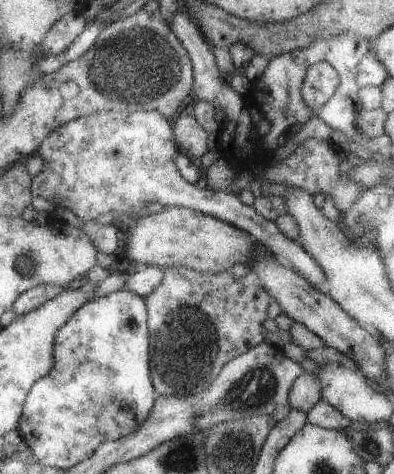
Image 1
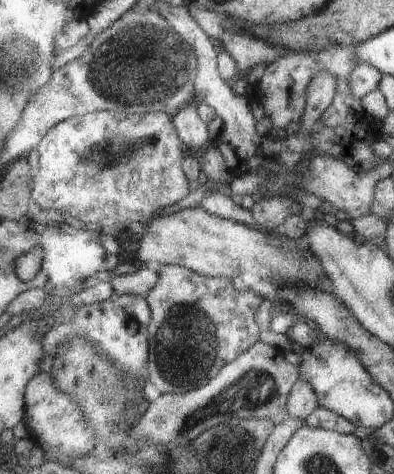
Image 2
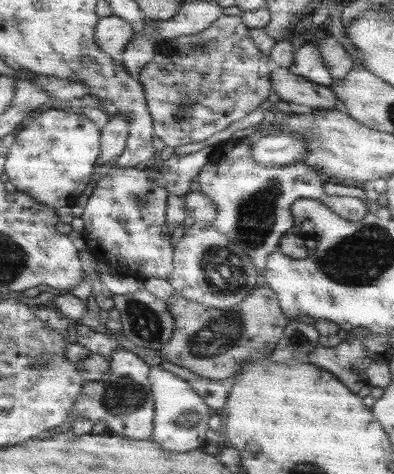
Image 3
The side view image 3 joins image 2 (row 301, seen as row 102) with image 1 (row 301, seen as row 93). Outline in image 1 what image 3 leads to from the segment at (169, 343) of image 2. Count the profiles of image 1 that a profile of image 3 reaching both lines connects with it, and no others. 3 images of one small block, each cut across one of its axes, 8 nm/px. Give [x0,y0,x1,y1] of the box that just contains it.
[145,266,271,398]

